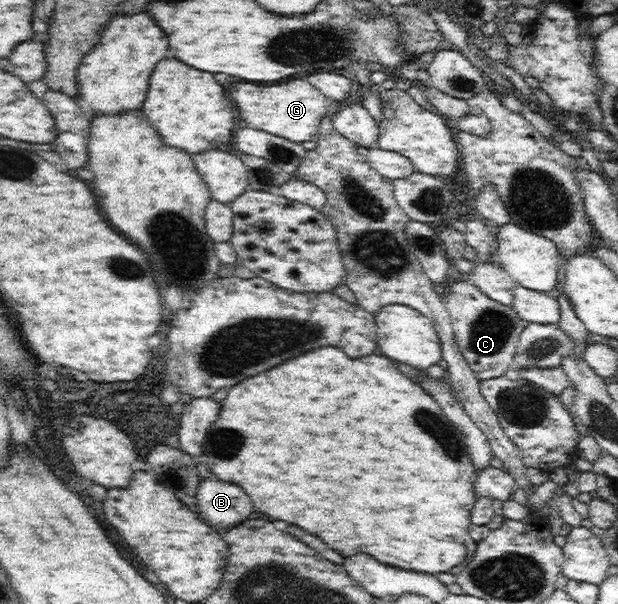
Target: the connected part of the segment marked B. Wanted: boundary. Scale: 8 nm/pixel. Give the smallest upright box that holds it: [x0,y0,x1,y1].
[197,474,253,528]

